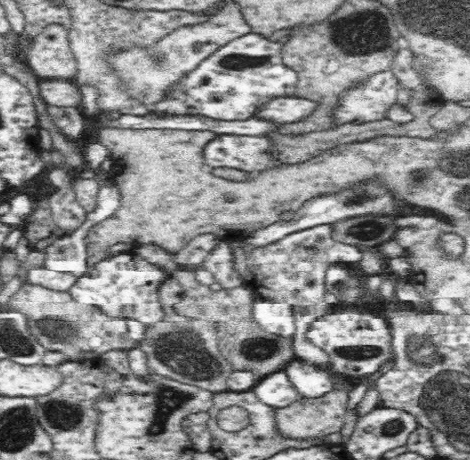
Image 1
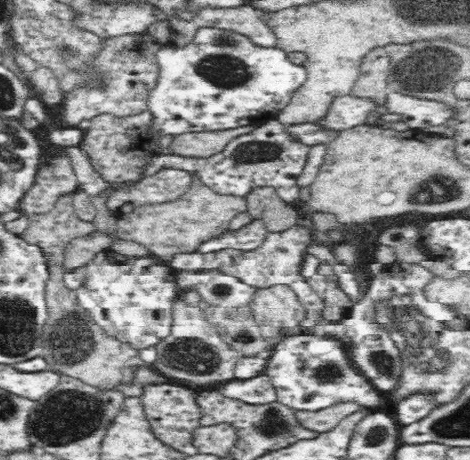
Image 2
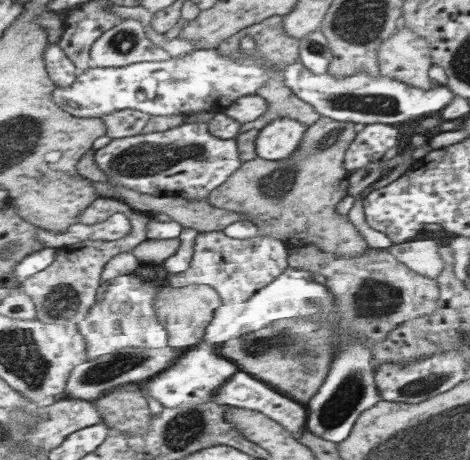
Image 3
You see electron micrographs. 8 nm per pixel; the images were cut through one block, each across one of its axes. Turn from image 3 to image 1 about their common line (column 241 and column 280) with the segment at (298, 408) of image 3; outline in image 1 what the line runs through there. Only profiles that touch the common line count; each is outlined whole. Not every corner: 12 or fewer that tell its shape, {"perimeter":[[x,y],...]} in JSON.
{"perimeter":[[286,372],[272,374],[252,390],[274,410],[284,410],[298,396]]}

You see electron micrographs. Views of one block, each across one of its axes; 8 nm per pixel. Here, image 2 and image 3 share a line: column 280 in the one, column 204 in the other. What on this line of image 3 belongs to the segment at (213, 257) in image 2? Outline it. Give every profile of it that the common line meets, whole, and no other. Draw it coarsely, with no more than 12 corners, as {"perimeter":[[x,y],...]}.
{"perimeter":[[201,232],[191,270],[171,288],[213,286],[247,302],[289,266],[287,248],[255,234]]}

